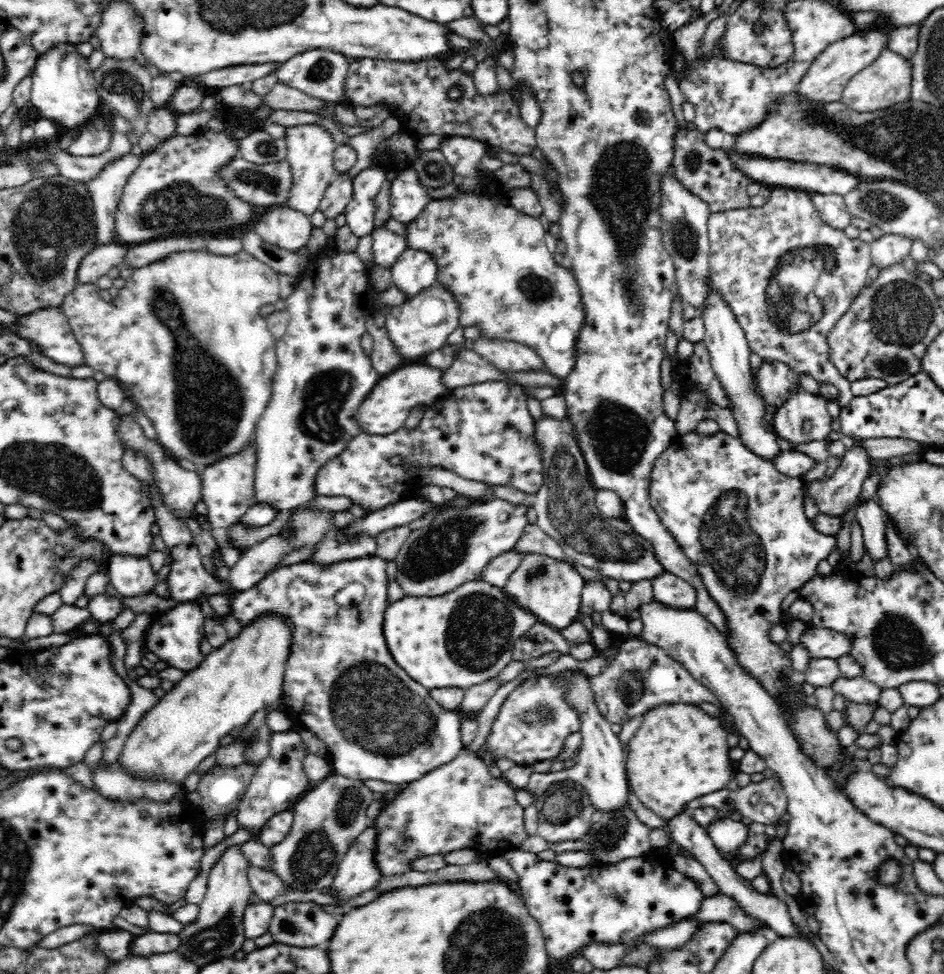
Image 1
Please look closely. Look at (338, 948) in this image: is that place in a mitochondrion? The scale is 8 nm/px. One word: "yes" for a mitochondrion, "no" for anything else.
no

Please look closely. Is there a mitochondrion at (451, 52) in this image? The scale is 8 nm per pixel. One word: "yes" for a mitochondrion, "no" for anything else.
no

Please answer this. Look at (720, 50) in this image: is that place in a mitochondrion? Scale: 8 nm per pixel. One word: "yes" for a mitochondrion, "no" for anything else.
no

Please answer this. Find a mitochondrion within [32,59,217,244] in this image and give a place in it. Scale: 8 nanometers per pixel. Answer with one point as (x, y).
(125, 83)

